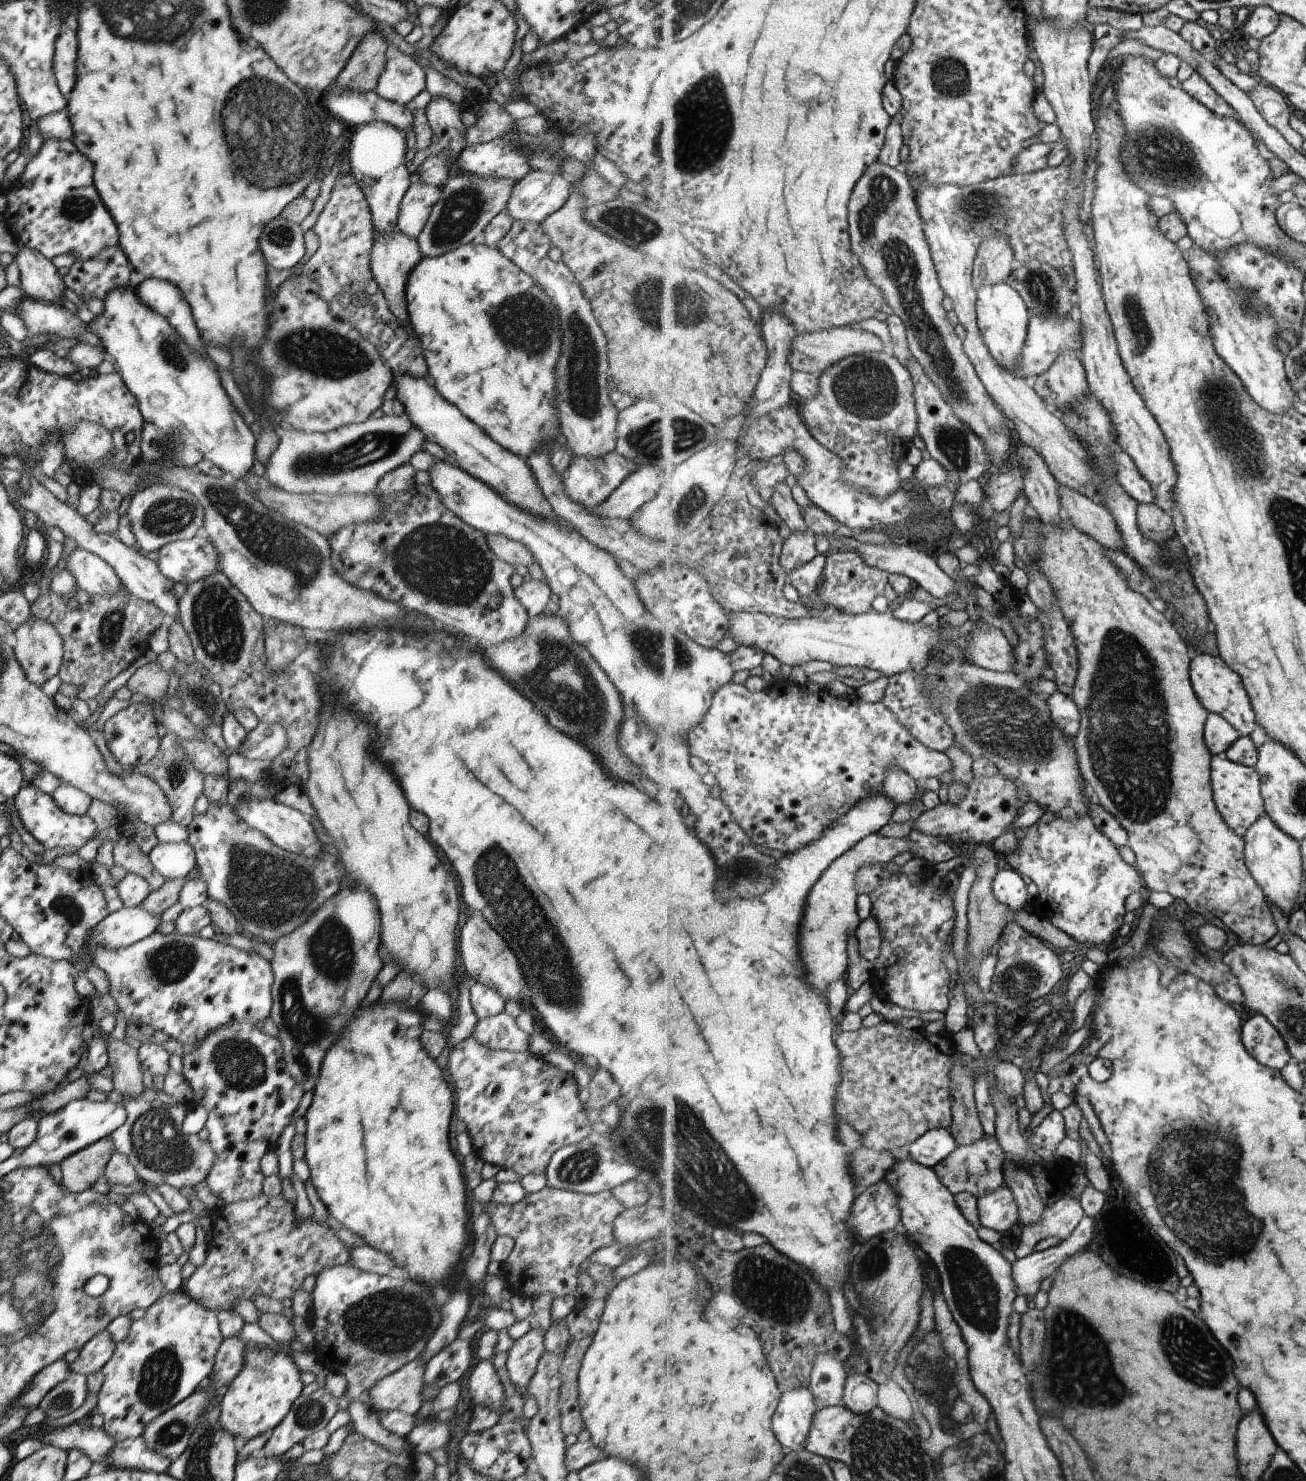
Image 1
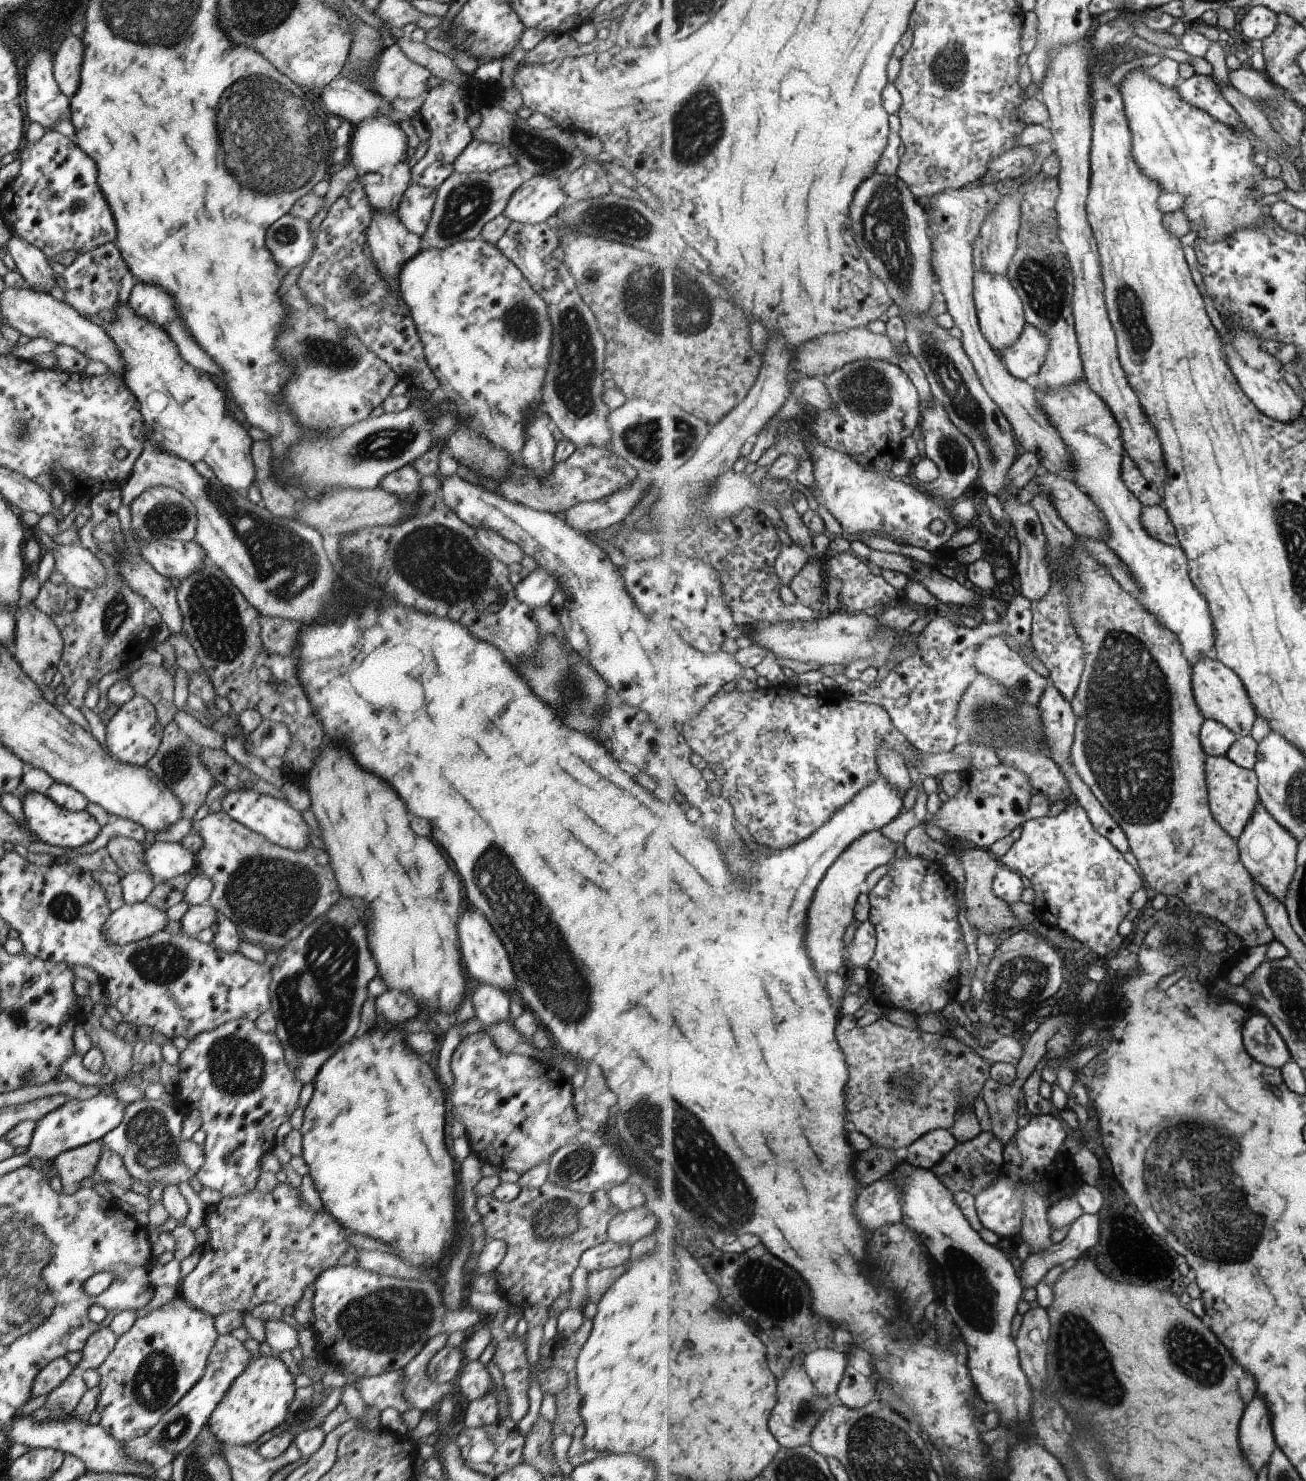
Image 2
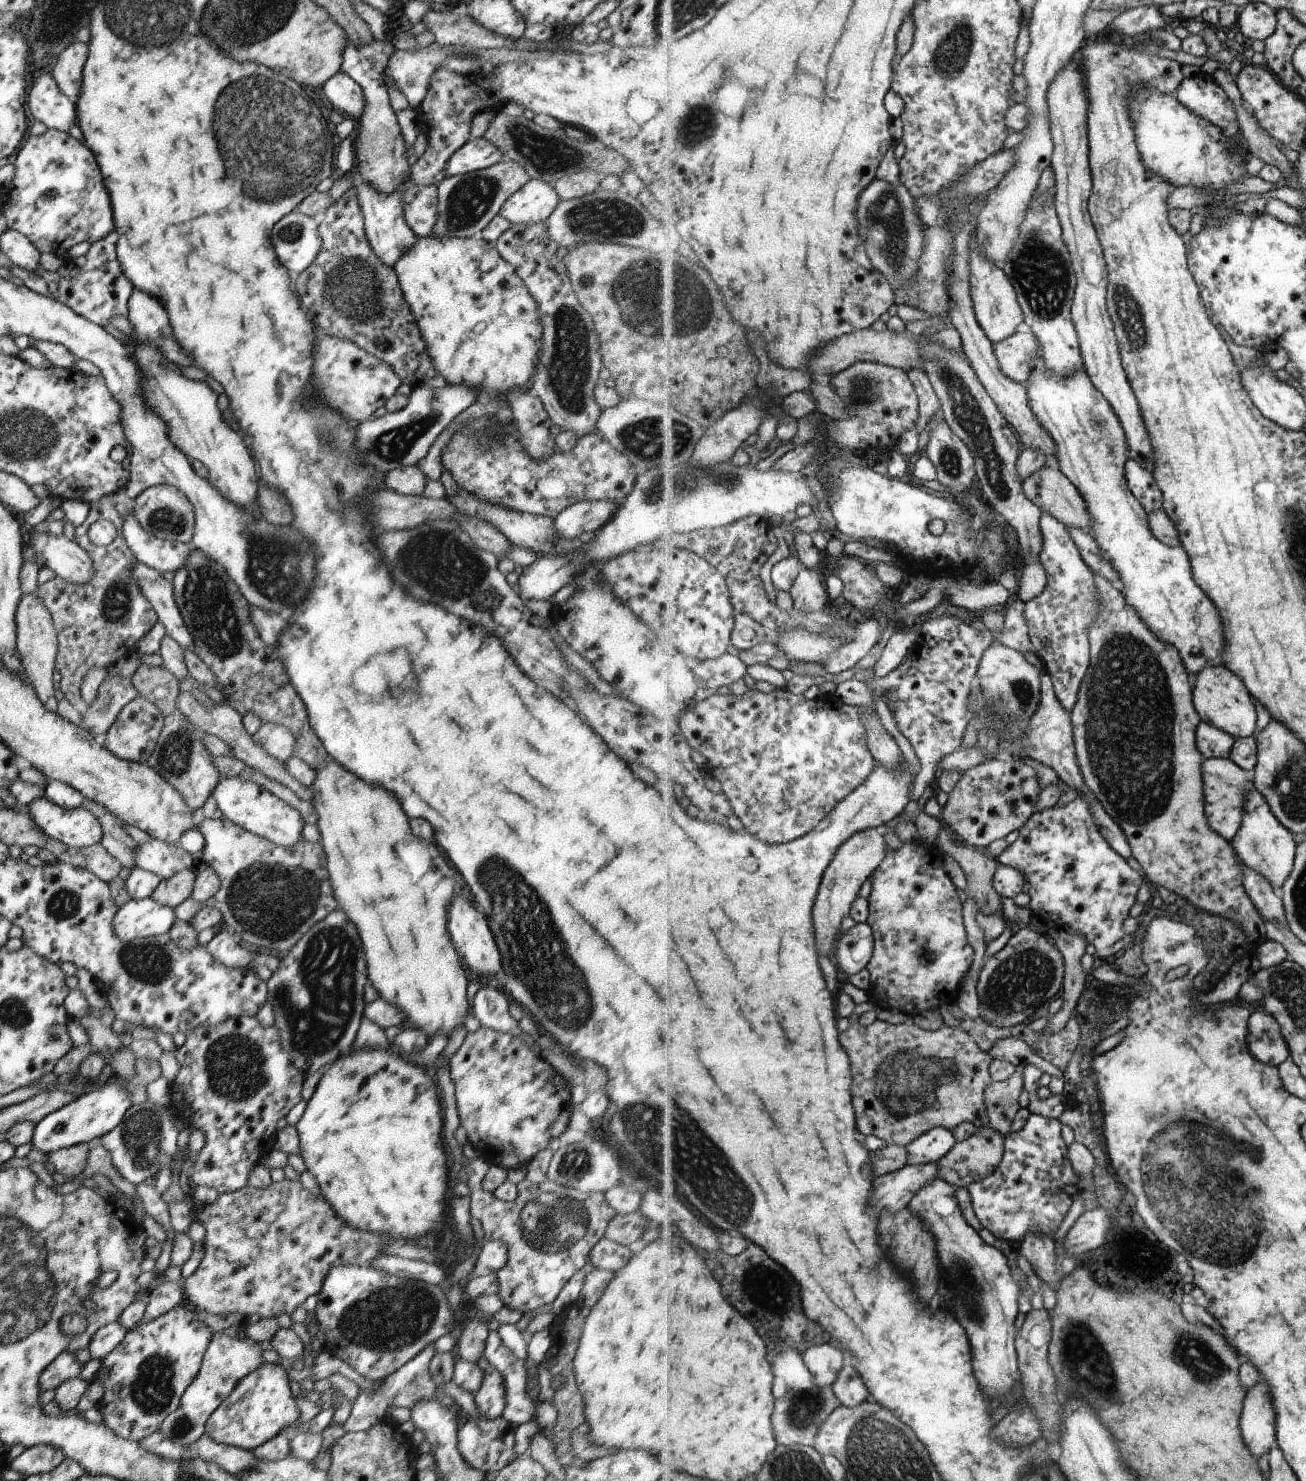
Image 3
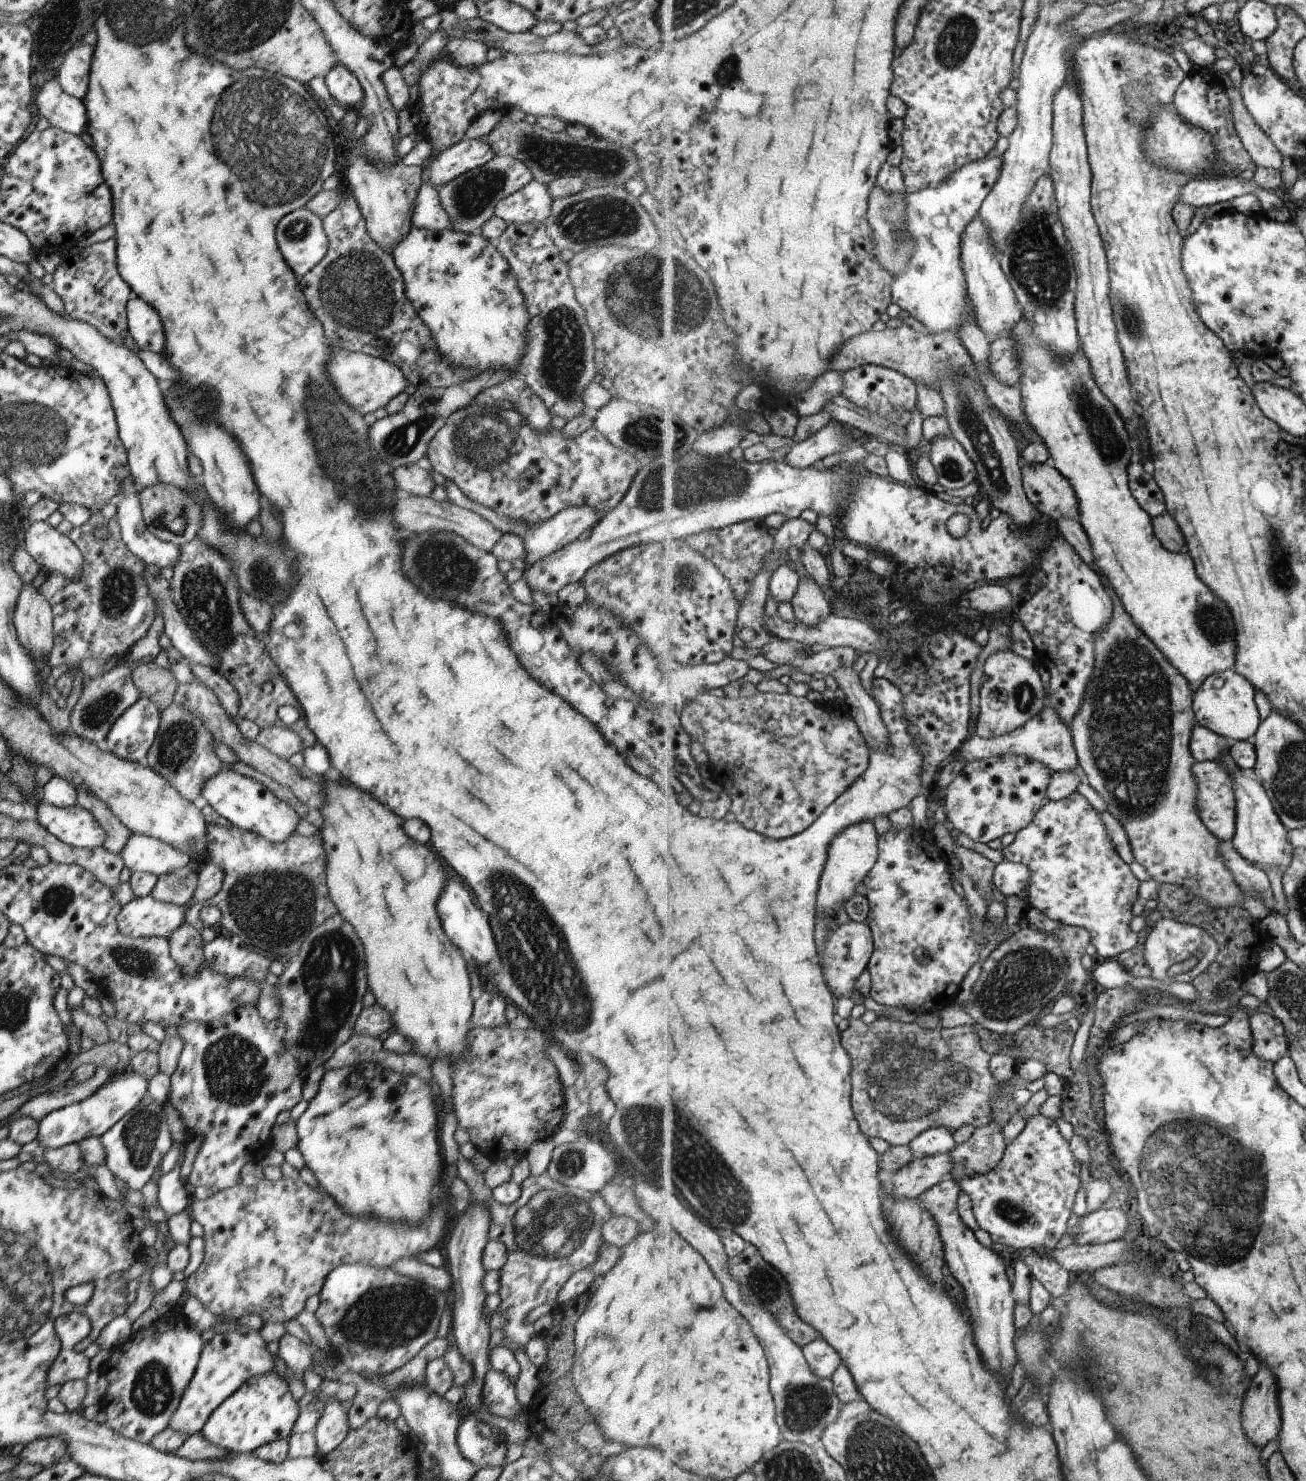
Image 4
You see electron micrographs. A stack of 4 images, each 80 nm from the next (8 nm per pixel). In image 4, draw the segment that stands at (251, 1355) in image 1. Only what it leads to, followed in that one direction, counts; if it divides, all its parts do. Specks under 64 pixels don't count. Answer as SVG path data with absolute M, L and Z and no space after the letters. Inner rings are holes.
M271 1369L240 1384L210 1412L200 1432L212 1445L223 1447L233 1455L251 1454L262 1444L283 1438L293 1428L299 1412L296 1401L285 1380Z

